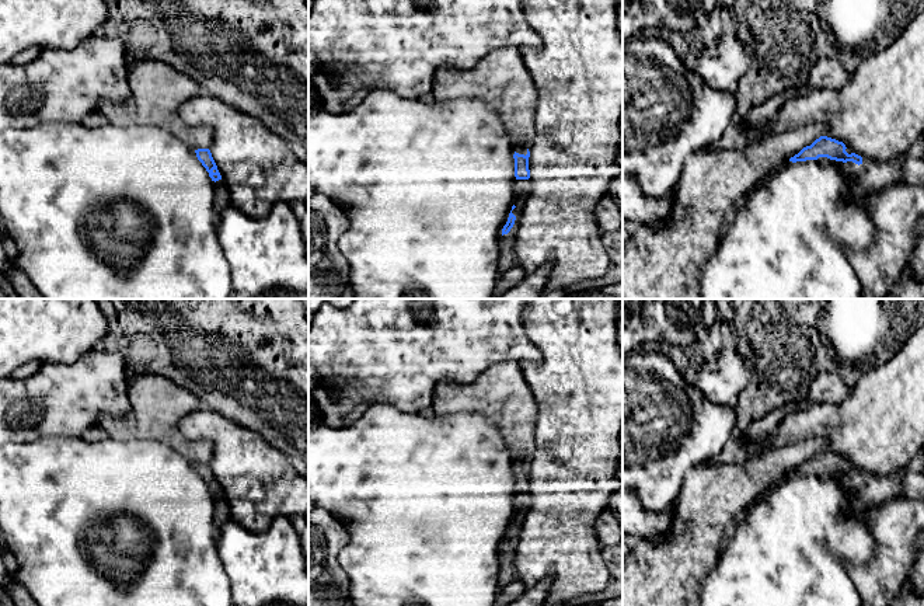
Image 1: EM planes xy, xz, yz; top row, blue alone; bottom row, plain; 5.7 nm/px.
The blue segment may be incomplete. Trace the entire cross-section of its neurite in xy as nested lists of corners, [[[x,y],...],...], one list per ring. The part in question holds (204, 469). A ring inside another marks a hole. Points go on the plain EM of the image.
[[[209,463],[195,464],[198,474],[209,487],[209,491],[215,497],[215,526],[217,530],[230,519],[230,508],[226,498],[222,495],[222,490],[217,484],[217,480],[212,471]]]

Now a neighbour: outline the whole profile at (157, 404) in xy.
[[[156,372],[129,375],[128,397],[130,401],[128,415],[102,414],[95,422],[108,433],[109,439],[158,440],[171,446],[192,464],[210,462],[213,443],[189,440],[179,431],[179,421],[201,407],[198,398],[185,386]]]

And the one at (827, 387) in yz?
[[[822,372],[810,383],[808,404],[822,403],[837,405],[850,394],[848,386],[834,372]]]

